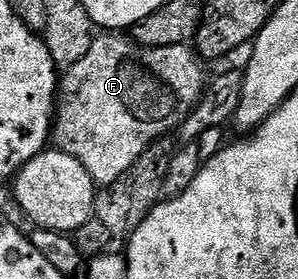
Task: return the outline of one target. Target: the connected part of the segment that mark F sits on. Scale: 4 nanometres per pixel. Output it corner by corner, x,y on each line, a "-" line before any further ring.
106,32
95,37
88,56
72,64
61,75
52,119
52,142
57,149
80,160
99,187
105,188
120,180
145,150
163,137
166,121
182,109
189,111
203,94
208,77
202,71
203,59
189,45
152,48
135,42
133,37

